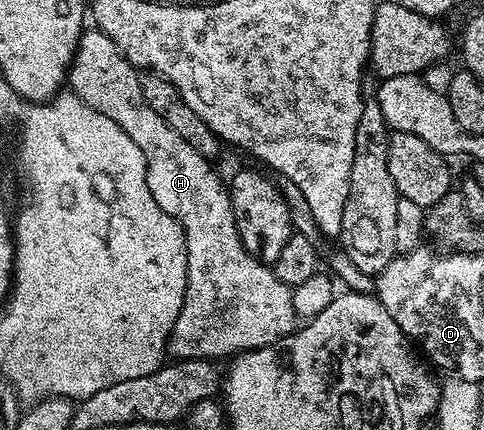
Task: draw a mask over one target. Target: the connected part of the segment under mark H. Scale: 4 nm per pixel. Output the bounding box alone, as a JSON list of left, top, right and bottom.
[67,29,299,360]

